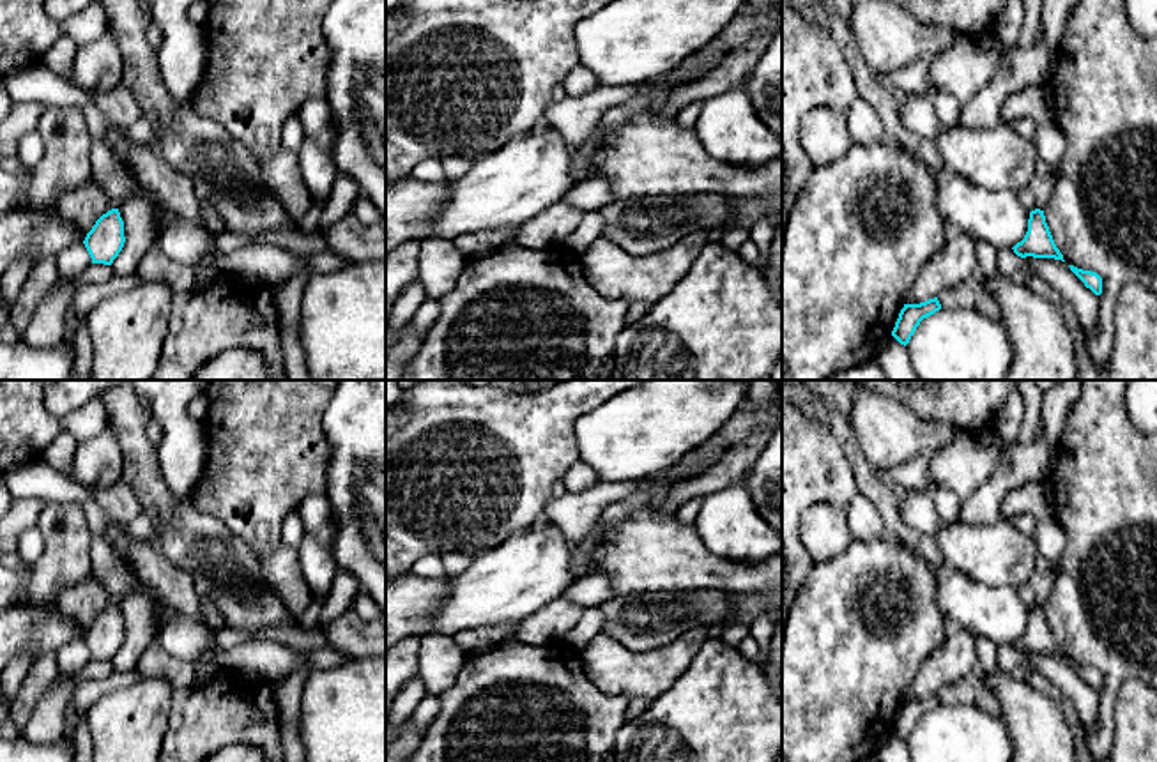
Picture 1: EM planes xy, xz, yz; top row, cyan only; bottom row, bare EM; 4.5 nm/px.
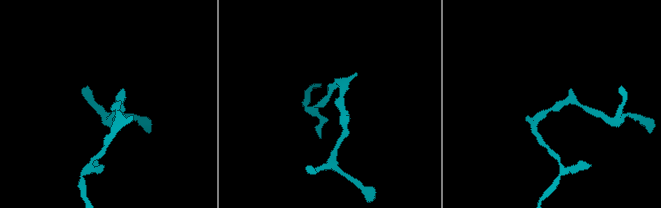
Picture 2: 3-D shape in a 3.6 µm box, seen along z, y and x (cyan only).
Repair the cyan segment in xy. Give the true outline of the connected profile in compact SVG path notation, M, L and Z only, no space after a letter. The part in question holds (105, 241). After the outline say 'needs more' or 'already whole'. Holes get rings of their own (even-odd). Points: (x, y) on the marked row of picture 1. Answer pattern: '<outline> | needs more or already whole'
M119 209L103 214L92 230L87 233L83 244L92 258L92 263L111 265L126 242L124 221Z | already whole

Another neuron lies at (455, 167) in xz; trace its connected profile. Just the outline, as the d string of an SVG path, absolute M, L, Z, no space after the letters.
M446 156L442 157L442 168L446 180L453 182L472 168L472 161L462 156Z

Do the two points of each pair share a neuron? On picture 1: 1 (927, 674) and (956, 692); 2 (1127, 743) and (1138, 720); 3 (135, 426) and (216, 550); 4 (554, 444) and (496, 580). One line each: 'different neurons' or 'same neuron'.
1: different neurons
2: same neuron
3: same neuron
4: different neurons

